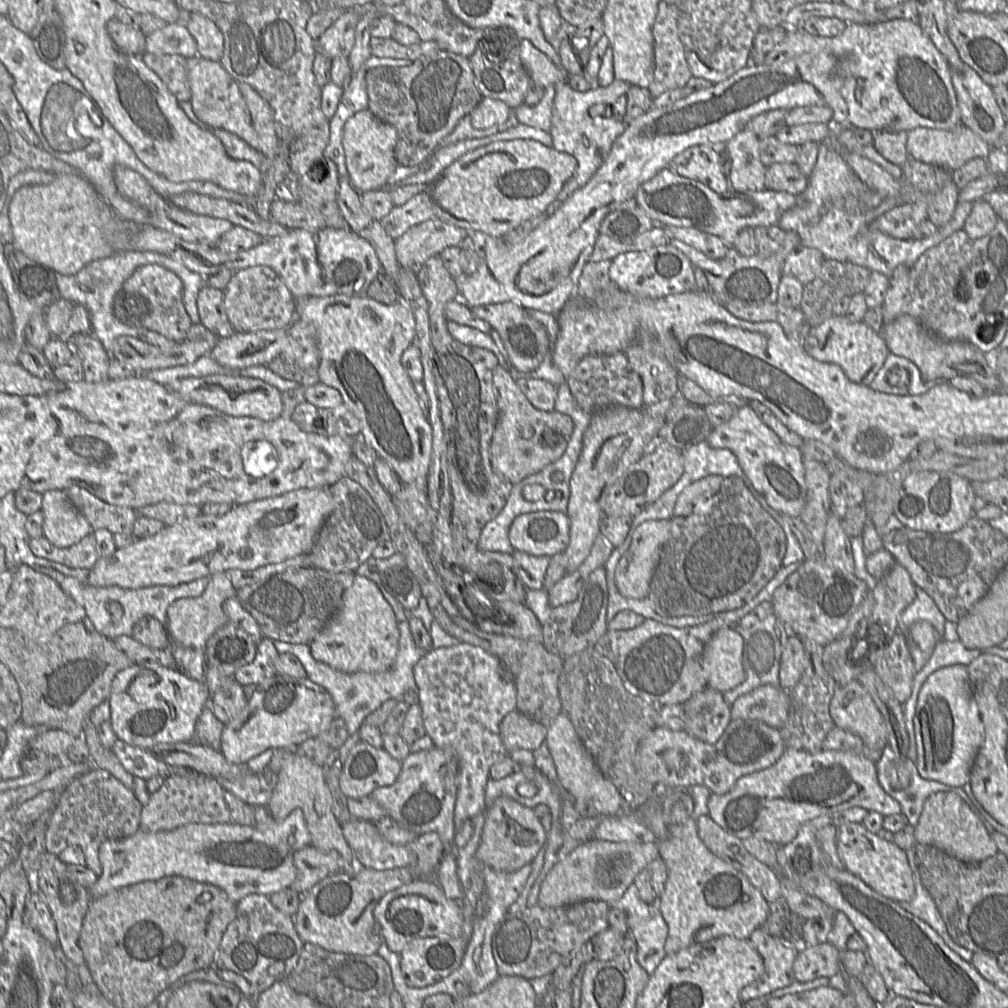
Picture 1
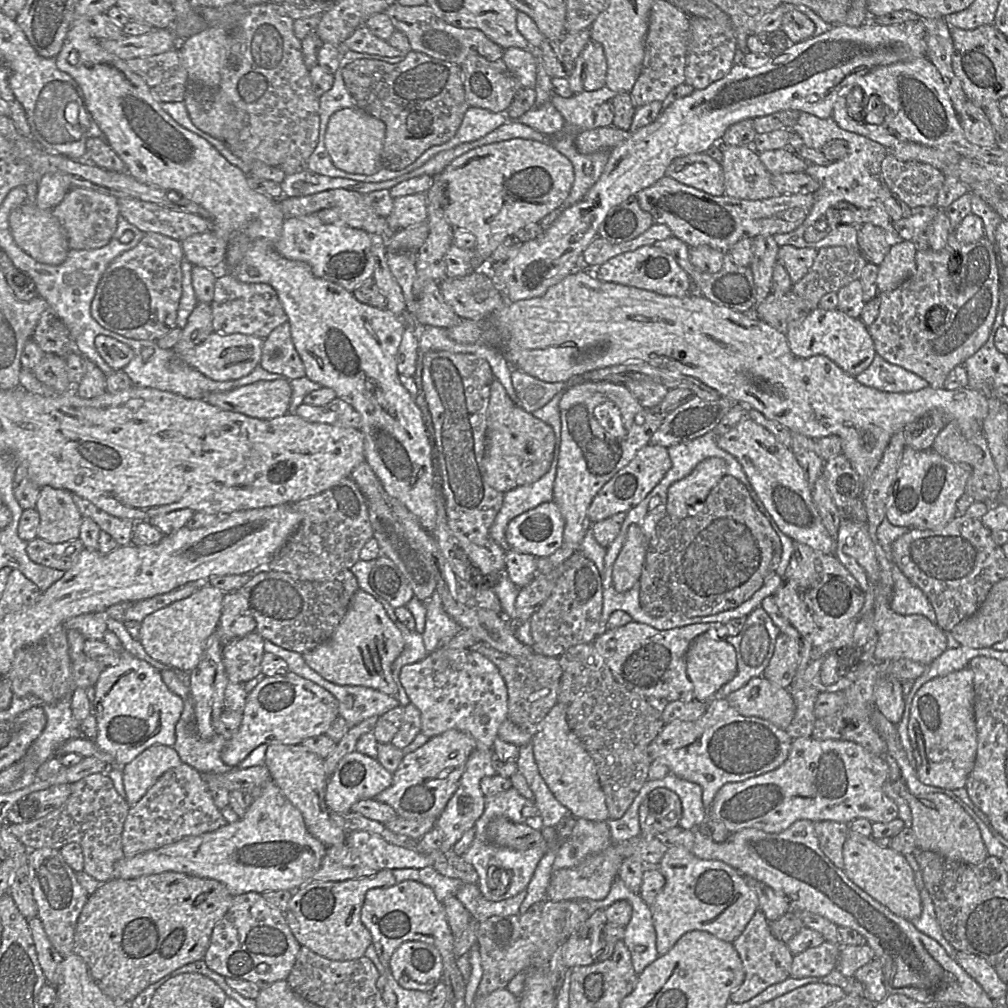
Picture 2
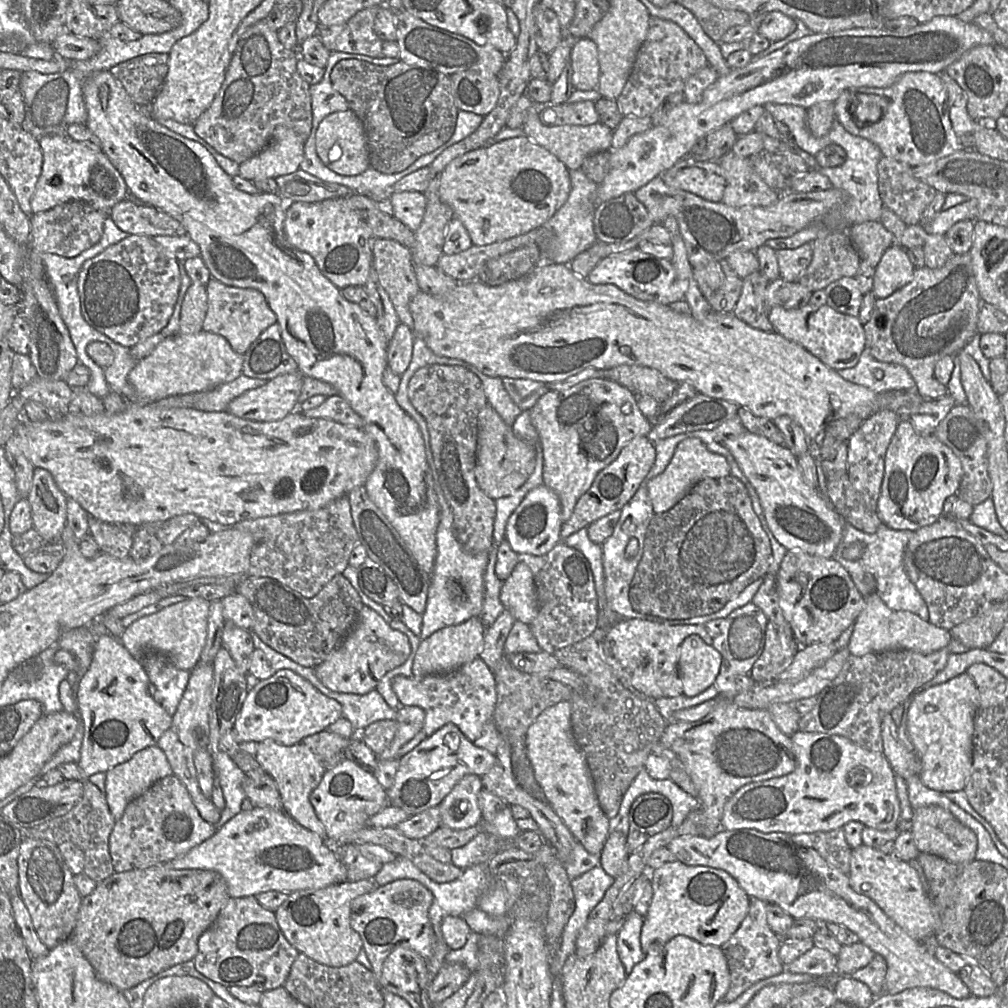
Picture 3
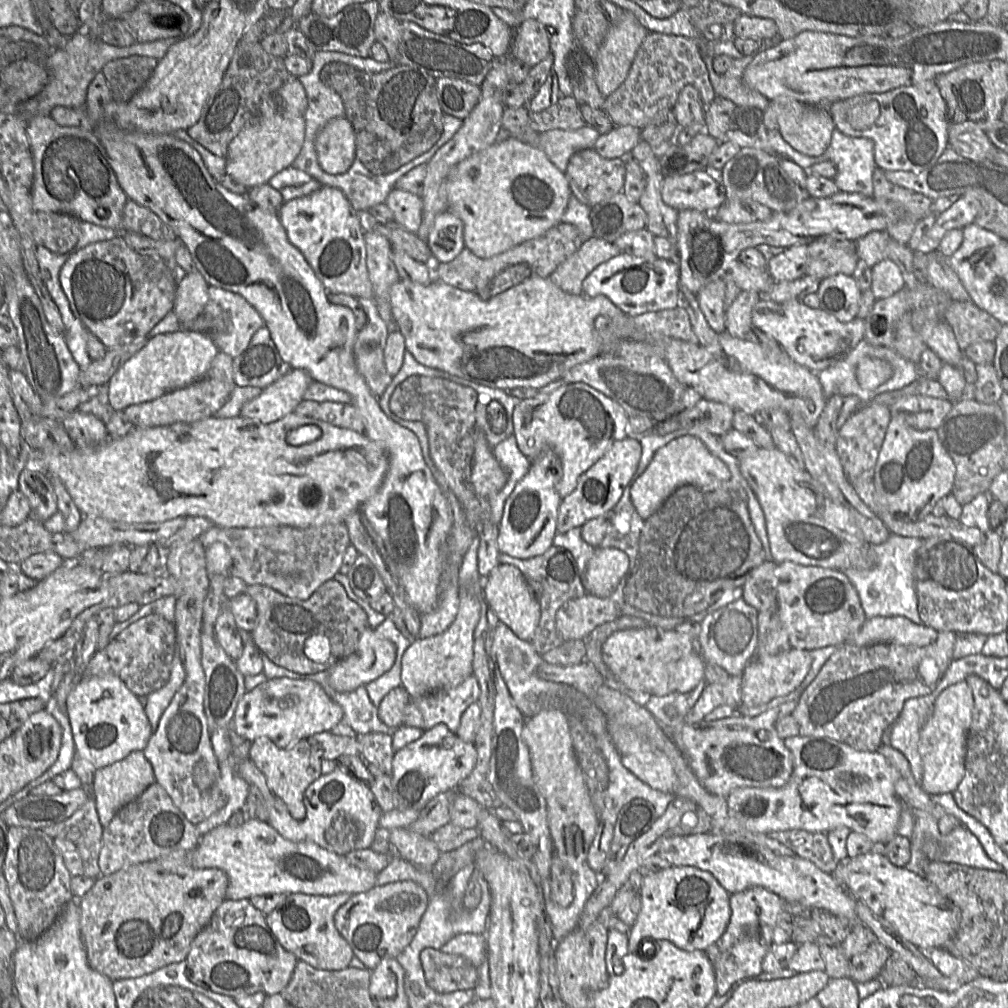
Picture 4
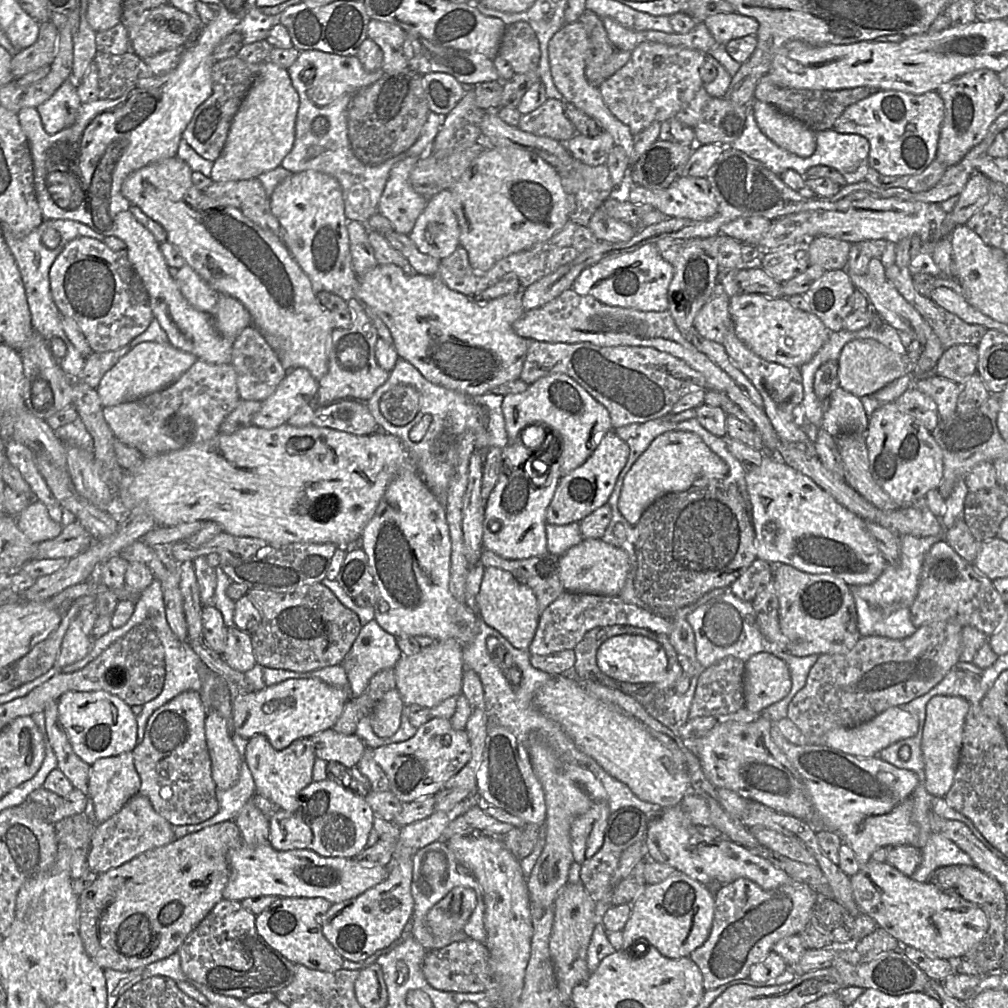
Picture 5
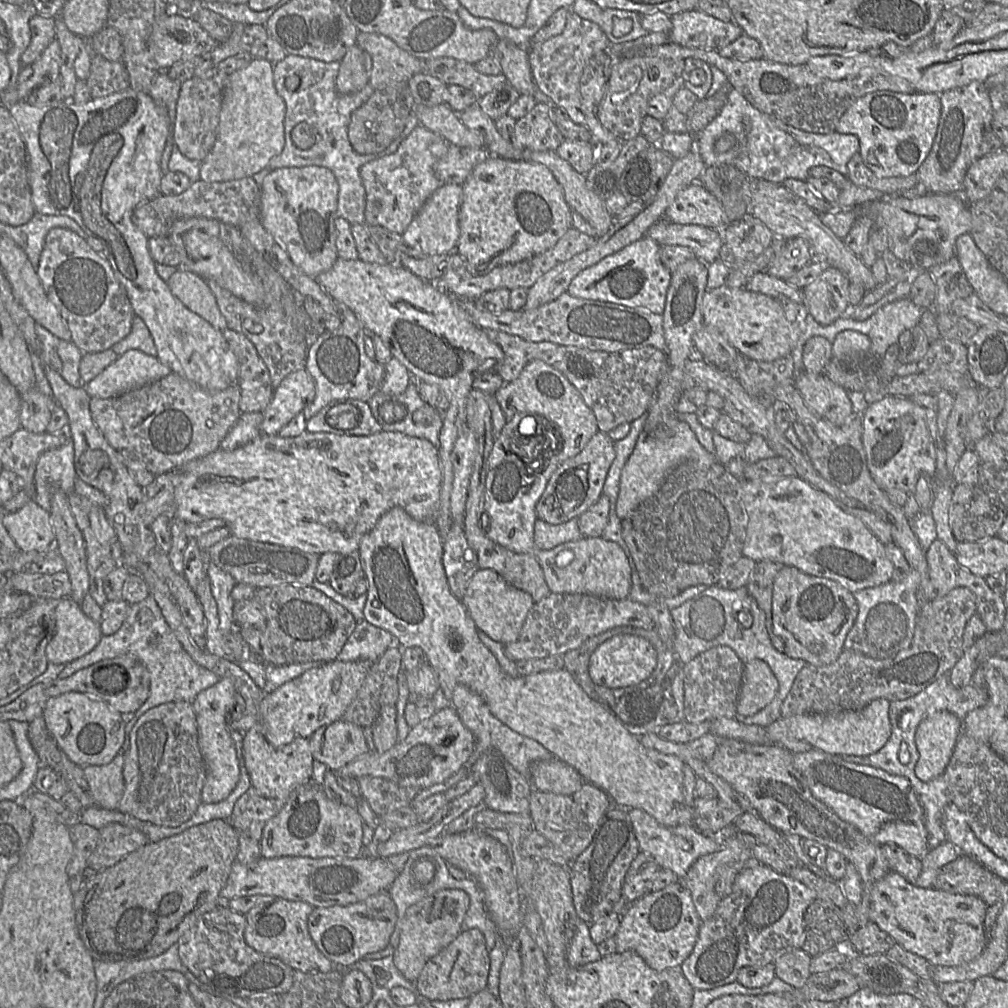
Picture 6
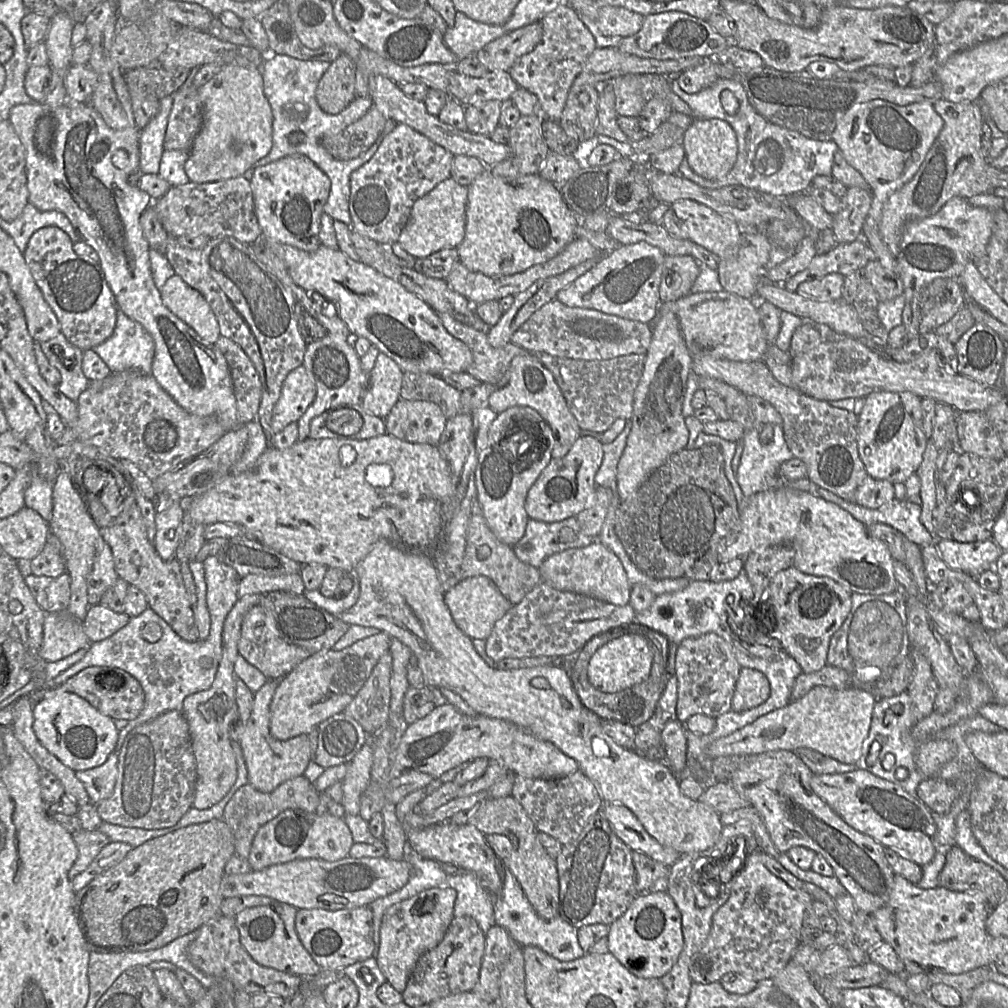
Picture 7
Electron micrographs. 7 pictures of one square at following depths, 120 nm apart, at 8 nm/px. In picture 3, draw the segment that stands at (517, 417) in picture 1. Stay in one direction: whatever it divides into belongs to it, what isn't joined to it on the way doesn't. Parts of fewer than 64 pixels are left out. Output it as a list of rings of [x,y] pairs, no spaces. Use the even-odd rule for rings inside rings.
[[[488,403],[479,412],[477,430],[475,477],[478,486],[494,500],[513,494],[524,485],[534,471],[535,446],[517,437],[512,426],[507,425],[499,413]]]

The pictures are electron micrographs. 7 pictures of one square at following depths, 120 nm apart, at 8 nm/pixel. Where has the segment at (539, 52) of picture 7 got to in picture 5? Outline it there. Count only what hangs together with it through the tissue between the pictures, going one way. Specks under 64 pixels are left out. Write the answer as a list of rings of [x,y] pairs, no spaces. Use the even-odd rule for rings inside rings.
[[[577,20],[565,24],[556,32],[548,44],[548,57],[551,76],[557,90],[563,95],[564,102],[573,104],[576,108],[596,120],[604,132],[609,133],[616,146],[623,148],[629,164],[632,166],[639,156],[634,152],[633,135],[629,127],[616,119],[603,102],[600,88],[591,85],[585,77],[586,59],[589,51],[589,39],[584,24]]]

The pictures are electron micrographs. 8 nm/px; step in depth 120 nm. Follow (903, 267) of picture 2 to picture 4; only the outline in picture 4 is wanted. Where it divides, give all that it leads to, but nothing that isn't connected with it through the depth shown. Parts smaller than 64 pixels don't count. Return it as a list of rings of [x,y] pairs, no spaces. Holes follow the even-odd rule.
[[[885,258],[872,267],[870,290],[876,300],[893,296],[904,287],[901,271],[892,260]]]

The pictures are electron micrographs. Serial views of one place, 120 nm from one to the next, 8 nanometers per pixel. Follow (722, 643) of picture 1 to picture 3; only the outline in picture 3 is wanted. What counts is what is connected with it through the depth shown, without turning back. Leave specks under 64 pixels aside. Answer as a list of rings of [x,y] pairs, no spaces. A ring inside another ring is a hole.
[[[688,636],[680,647],[678,673],[683,695],[693,697],[714,684],[720,671],[721,655],[700,636]]]

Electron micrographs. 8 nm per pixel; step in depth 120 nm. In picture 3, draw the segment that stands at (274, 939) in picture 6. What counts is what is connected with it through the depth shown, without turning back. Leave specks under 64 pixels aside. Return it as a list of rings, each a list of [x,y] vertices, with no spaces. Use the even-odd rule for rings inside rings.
[[[363,879],[288,893],[287,899],[275,911],[277,923],[299,953],[326,966],[346,966],[356,961],[363,949],[360,935],[351,927],[351,904],[357,897],[379,886],[374,879]]]

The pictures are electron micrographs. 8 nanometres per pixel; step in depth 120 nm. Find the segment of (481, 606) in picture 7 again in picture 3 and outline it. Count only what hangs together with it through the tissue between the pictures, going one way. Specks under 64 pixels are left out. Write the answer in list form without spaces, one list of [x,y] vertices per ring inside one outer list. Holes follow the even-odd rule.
[[[518,562],[507,579],[502,582],[499,599],[516,621],[530,625],[538,614],[538,598],[531,570]]]

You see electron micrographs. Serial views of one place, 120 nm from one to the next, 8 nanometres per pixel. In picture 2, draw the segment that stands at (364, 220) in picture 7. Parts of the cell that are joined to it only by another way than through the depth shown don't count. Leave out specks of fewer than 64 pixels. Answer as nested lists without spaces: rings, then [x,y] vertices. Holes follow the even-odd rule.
[[[418,193],[393,199],[393,210],[386,220],[389,227],[397,232],[426,222],[427,218],[427,197],[425,193]]]

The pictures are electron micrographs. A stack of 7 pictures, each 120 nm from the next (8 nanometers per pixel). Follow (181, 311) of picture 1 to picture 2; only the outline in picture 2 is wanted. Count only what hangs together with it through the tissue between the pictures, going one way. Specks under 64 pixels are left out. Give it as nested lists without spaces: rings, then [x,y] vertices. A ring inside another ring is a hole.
[[[146,233],[132,249],[115,258],[104,271],[91,303],[92,317],[105,329],[135,340],[158,340],[177,327],[182,295],[181,241]]]

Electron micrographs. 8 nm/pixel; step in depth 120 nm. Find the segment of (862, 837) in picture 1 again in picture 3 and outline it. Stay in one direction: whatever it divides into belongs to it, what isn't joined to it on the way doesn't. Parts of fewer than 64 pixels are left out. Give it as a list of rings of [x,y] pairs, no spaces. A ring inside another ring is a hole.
[[[861,844],[851,851],[848,878],[856,893],[874,901],[912,939],[925,942],[927,939],[935,938],[938,929],[936,910],[917,873],[907,862]]]

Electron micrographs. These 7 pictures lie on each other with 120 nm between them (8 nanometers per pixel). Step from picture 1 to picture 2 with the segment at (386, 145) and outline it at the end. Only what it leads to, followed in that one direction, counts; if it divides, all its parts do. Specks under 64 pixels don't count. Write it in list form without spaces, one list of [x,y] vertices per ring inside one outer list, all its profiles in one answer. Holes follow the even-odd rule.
[[[344,108],[329,119],[325,133],[325,147],[334,166],[352,174],[372,175],[381,170],[381,152],[386,125],[380,119],[359,108]]]

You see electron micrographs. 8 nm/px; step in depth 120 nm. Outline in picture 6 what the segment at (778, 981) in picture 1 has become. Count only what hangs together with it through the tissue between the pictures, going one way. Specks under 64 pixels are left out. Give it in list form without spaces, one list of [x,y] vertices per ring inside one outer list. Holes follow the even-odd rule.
[[[752,857],[736,875],[732,892],[719,902],[713,915],[701,923],[694,949],[681,965],[685,978],[694,989],[717,988],[735,982],[743,967],[775,964],[788,951],[802,948],[807,931],[804,914],[816,899],[816,893],[803,883],[789,875],[777,873]]]

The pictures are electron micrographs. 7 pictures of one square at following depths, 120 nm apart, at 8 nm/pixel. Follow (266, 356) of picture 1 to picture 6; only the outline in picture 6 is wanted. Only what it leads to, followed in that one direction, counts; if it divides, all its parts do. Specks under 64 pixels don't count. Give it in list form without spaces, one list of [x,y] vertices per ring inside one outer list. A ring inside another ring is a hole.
[[[132,349],[119,356],[84,387],[90,397],[112,398],[155,382],[170,373],[171,369],[156,356]]]

